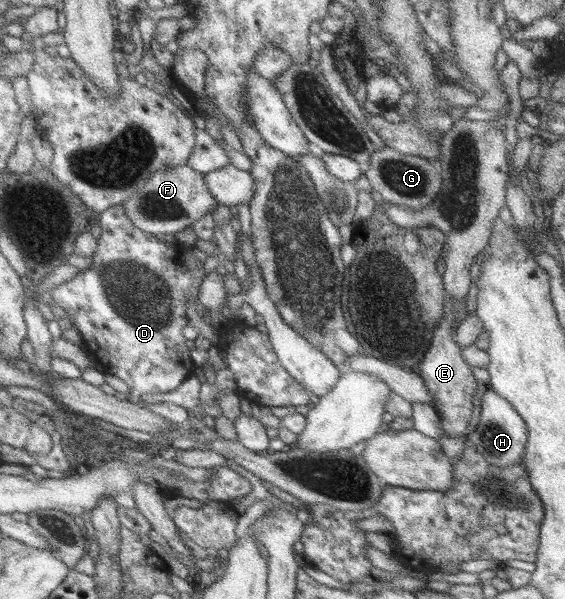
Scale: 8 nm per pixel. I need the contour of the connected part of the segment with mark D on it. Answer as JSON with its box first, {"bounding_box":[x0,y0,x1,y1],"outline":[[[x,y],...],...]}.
{"bounding_box":[51,207,207,408],"outline":[[[119,207],[105,209],[98,219],[101,231],[96,239],[96,248],[90,255],[89,267],[51,289],[51,299],[75,325],[74,329],[77,329],[90,357],[96,357],[109,375],[121,379],[127,386],[129,397],[126,401],[143,408],[141,395],[172,391],[195,368],[189,359],[181,329],[188,324],[185,314],[187,300],[193,303],[195,311],[201,316],[207,313],[207,309],[197,301],[197,288],[206,274],[203,263],[191,253],[191,247],[180,250],[175,242],[159,241],[155,236],[133,227]]]}

